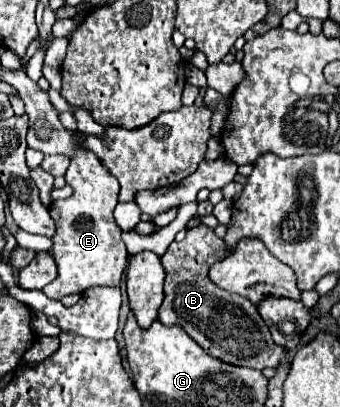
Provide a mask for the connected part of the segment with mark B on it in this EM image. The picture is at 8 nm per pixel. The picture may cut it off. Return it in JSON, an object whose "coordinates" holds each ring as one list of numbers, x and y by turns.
{"coordinates":[[196,226,186,230,182,242,172,242,162,256,164,278,164,302,158,318,164,326,180,326,188,336,204,348,210,356,232,366,244,366,254,370,276,368,286,350,272,342,270,330,260,318,256,306,232,292,226,292,208,280,208,268,218,260,224,242,208,226]]}

